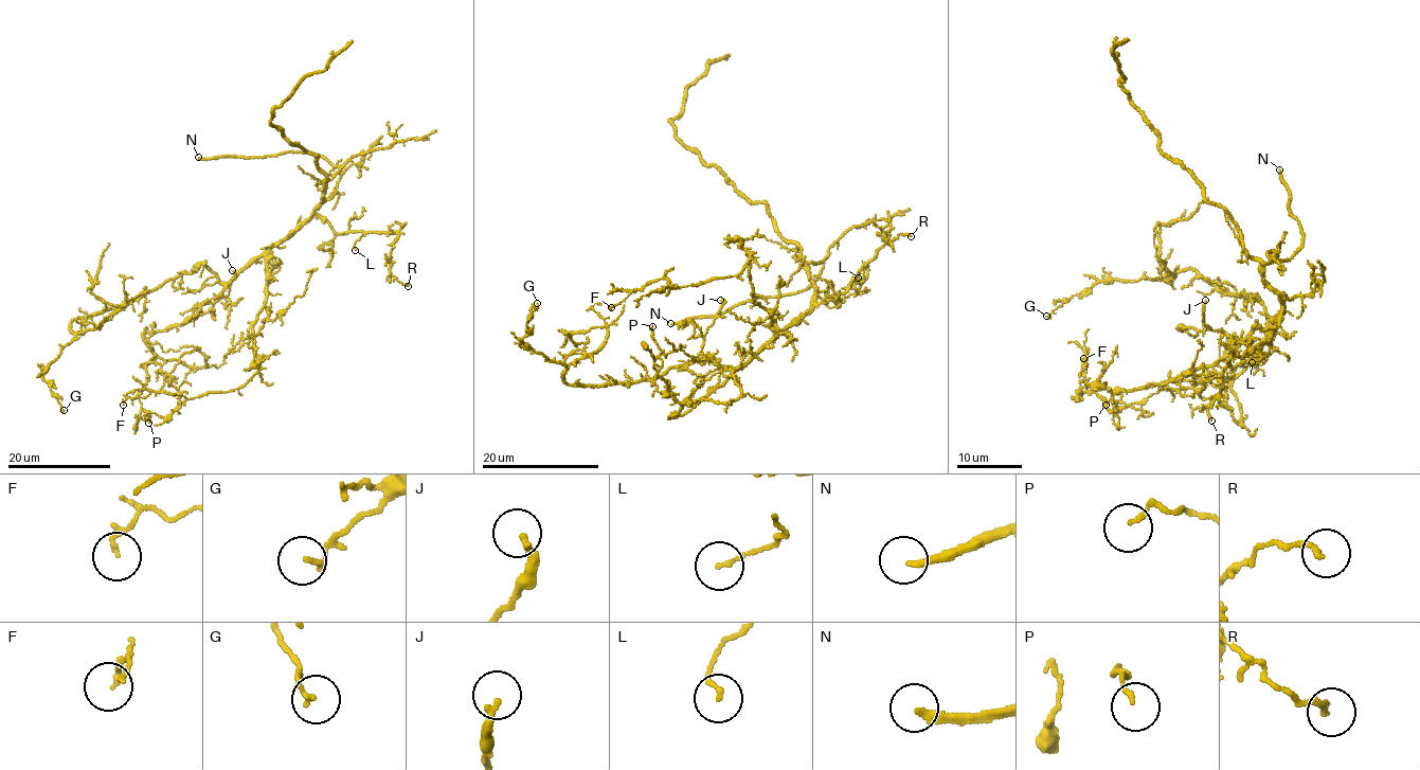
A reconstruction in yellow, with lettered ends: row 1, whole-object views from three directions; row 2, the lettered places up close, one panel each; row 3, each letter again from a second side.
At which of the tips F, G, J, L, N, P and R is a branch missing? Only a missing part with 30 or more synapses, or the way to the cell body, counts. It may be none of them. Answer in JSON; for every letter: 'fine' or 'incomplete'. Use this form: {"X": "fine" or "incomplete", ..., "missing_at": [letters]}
{"F": "fine", "G": "fine", "J": "fine", "L": "fine", "N": "incomplete", "P": "fine", "R": "fine", "missing_at": ["N"]}

